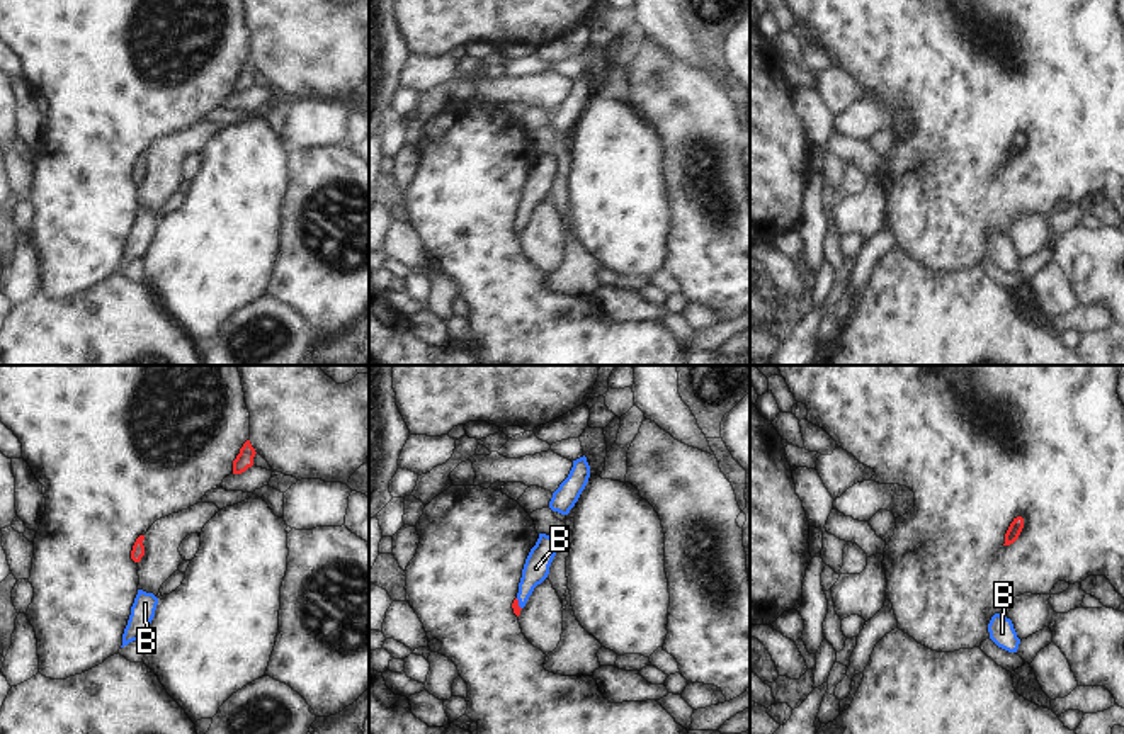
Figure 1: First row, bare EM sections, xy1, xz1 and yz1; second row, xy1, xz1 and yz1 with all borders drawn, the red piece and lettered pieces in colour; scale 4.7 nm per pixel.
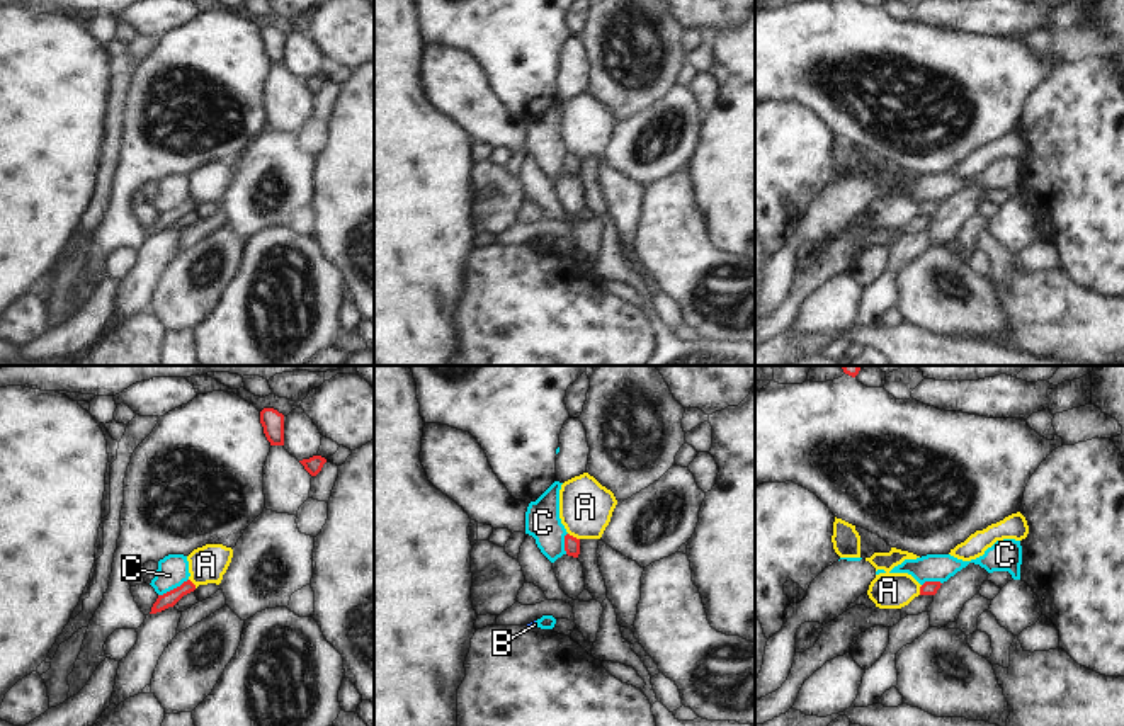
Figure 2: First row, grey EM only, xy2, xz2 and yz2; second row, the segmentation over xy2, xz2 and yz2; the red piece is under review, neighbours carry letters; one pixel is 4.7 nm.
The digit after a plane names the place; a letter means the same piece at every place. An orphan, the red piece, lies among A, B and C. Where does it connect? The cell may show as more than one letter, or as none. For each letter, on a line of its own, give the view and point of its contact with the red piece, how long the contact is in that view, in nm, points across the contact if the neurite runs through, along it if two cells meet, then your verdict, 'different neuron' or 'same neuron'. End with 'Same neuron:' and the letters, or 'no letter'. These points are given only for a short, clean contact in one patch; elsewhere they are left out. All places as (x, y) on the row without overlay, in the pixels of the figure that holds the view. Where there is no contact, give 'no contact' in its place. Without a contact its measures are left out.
A: meets red in xz2 at (572, 155); contact 70 nm long; different neuron
B: meets red in xz1 at (517, 223); contact 60 nm long; runs through xz1 (516, 226), (517, 223), (536, 187); same neuron
C: meets red in xy2 at (174, 208); contact 170 nm long; border along xy2 (187, 198), (158, 215); different neuron
Same neuron: B

